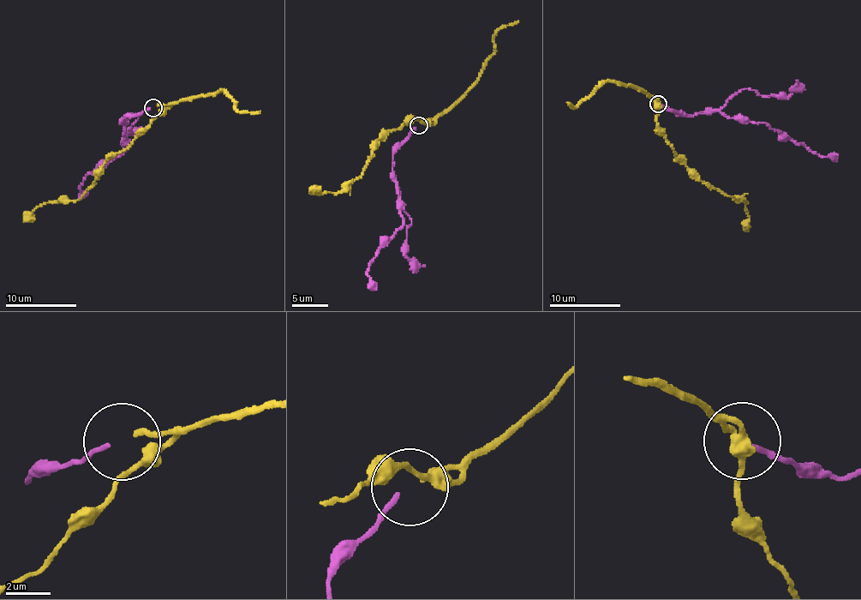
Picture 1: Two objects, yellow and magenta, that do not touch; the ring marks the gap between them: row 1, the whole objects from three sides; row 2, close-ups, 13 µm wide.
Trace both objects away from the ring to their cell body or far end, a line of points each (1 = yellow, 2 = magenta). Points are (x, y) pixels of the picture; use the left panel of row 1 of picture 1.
1: (158, 106), (161, 113), (104, 165), (103, 170), (81, 199), (44, 202), (24, 221)
2: (150, 108), (123, 118), (123, 152), (104, 162), (83, 180), (80, 193), (87, 195)

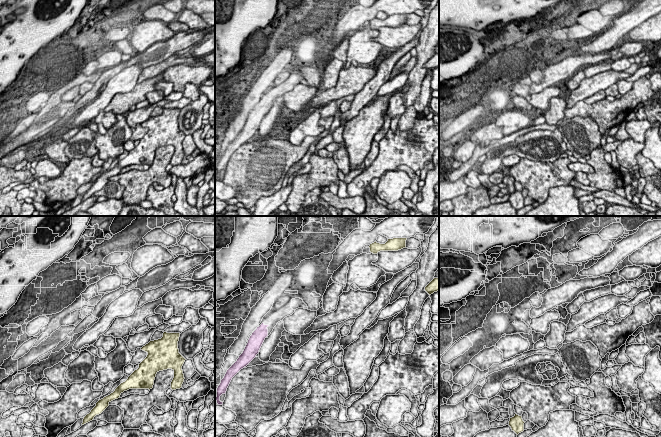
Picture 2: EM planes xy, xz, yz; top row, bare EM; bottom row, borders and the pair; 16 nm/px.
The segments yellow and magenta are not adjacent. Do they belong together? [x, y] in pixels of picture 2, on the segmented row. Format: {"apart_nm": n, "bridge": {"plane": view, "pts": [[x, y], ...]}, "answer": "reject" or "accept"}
{"apart_nm": 2000, "bridge": {"plane": "xz", "pts": [[370, 251], [268, 325]]}, "answer": "accept"}

